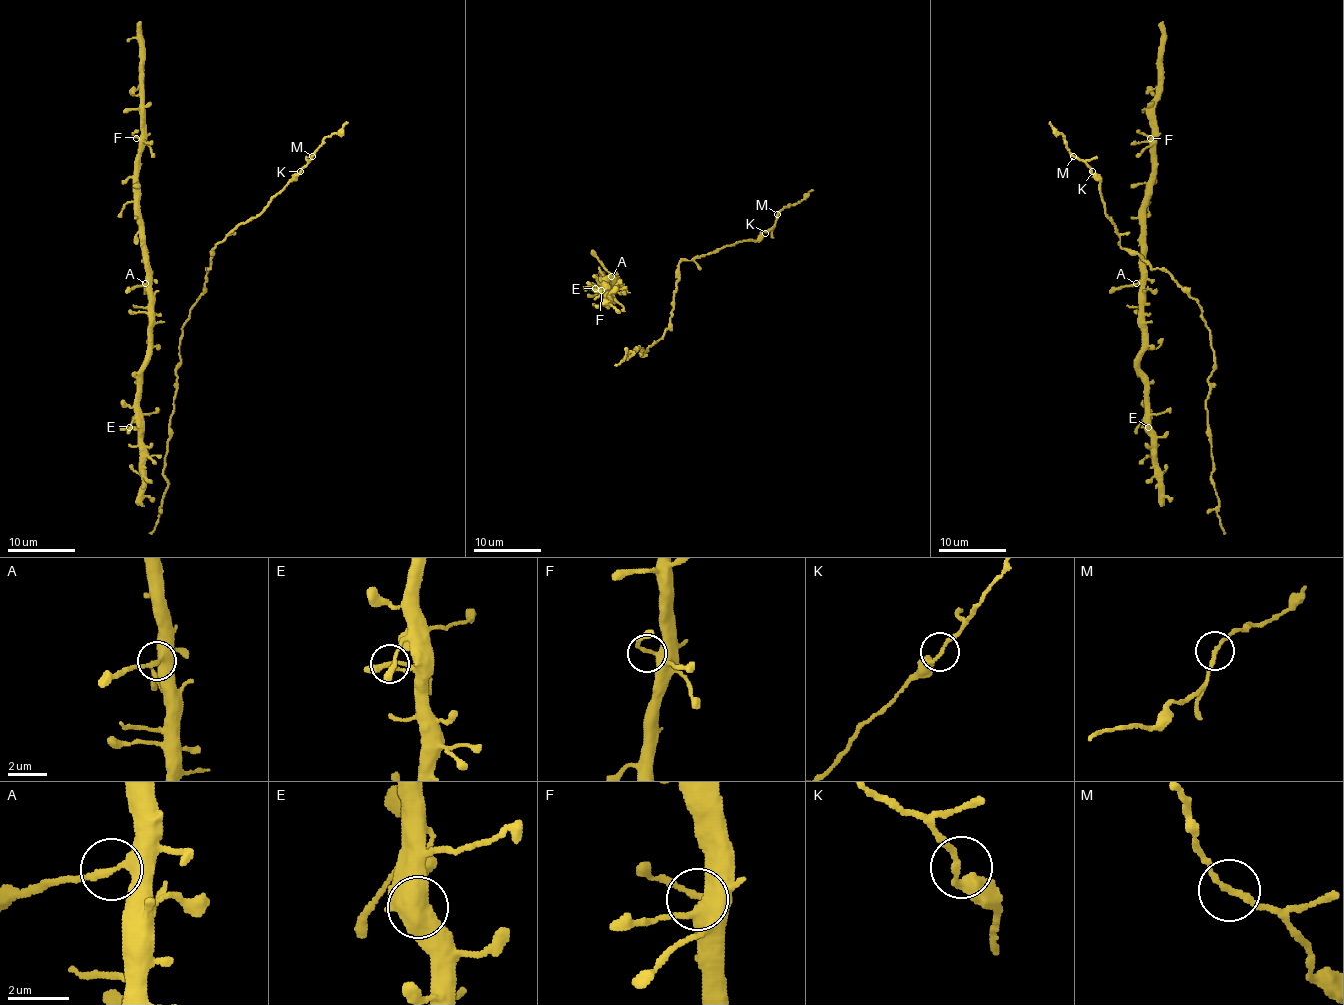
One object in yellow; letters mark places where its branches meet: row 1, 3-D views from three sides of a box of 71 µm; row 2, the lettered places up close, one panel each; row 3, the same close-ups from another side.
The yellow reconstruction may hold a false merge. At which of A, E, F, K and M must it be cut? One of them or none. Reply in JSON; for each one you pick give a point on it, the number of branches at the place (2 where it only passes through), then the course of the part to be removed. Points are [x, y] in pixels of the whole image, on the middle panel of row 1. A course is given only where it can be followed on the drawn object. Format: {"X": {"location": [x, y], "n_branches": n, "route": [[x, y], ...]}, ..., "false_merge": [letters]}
{"A": {"location": [611, 276], "n_branches": 2, "route": [[611, 277], [591, 250]]}, "false_merge": ["A"]}

